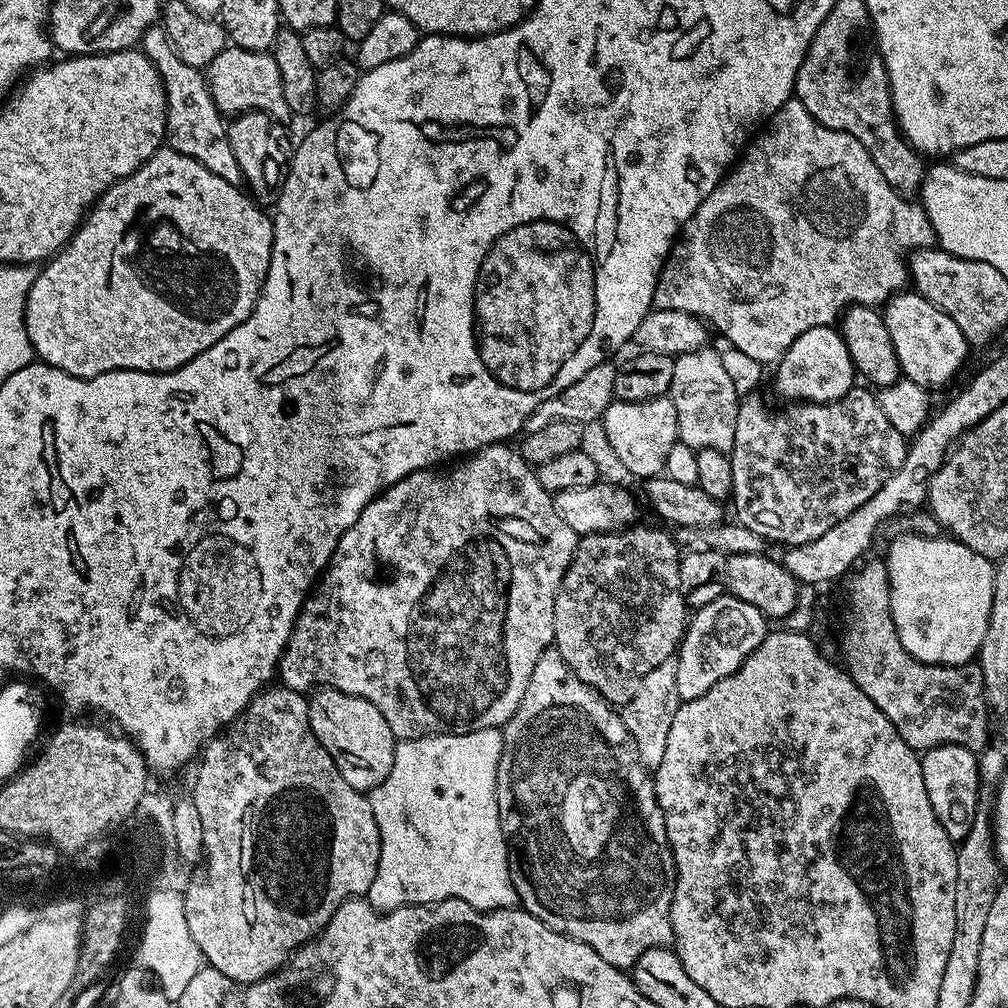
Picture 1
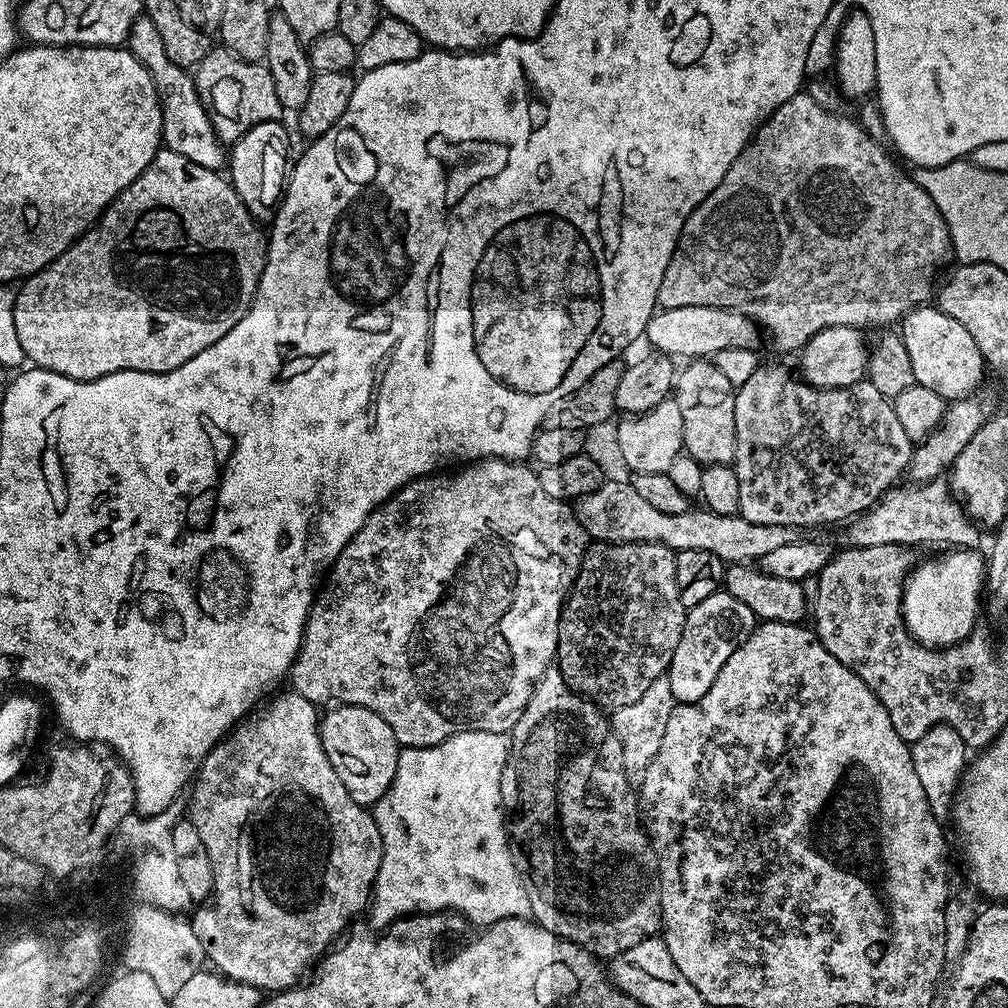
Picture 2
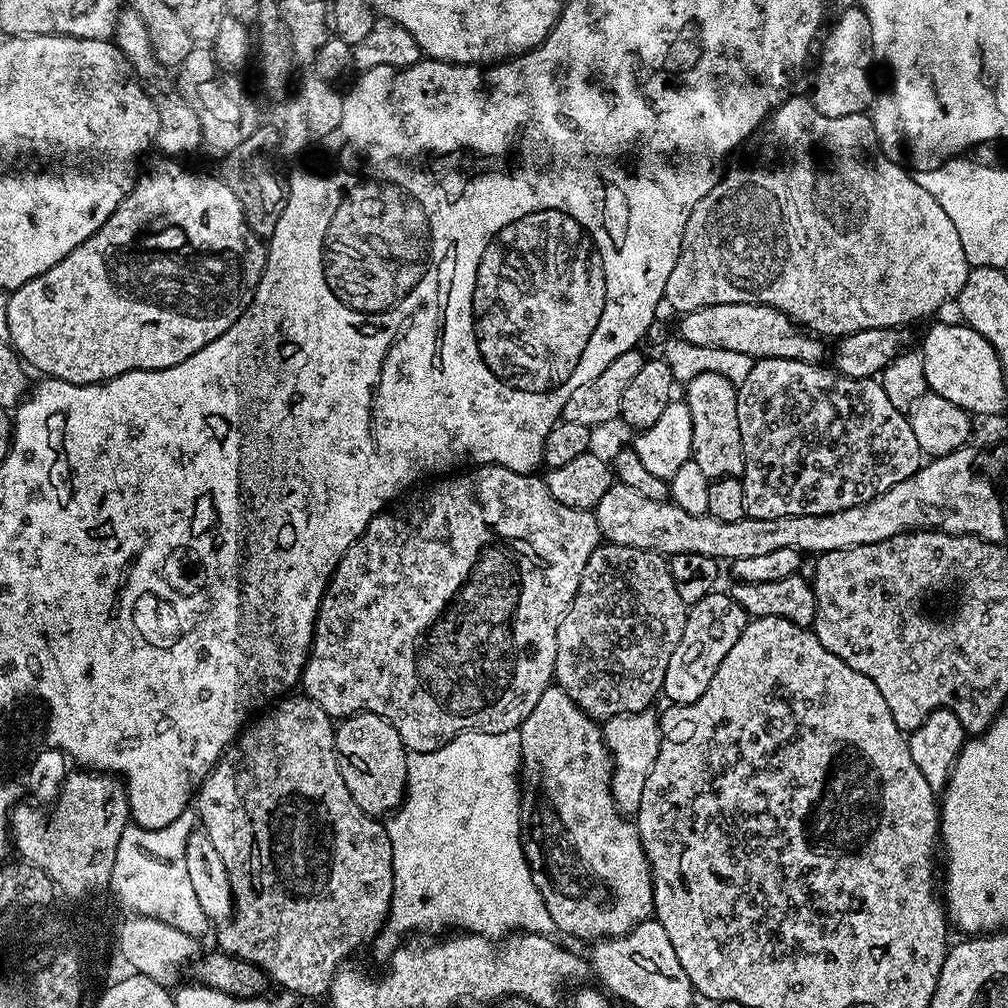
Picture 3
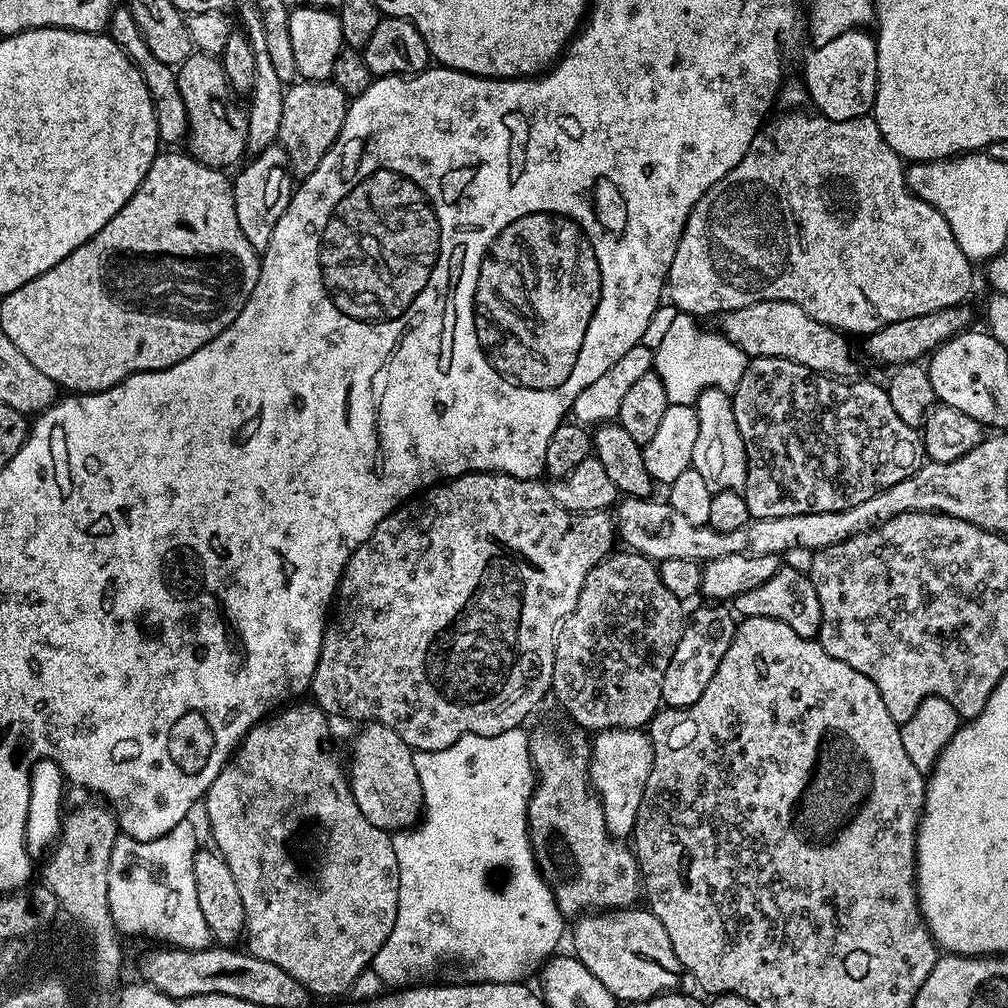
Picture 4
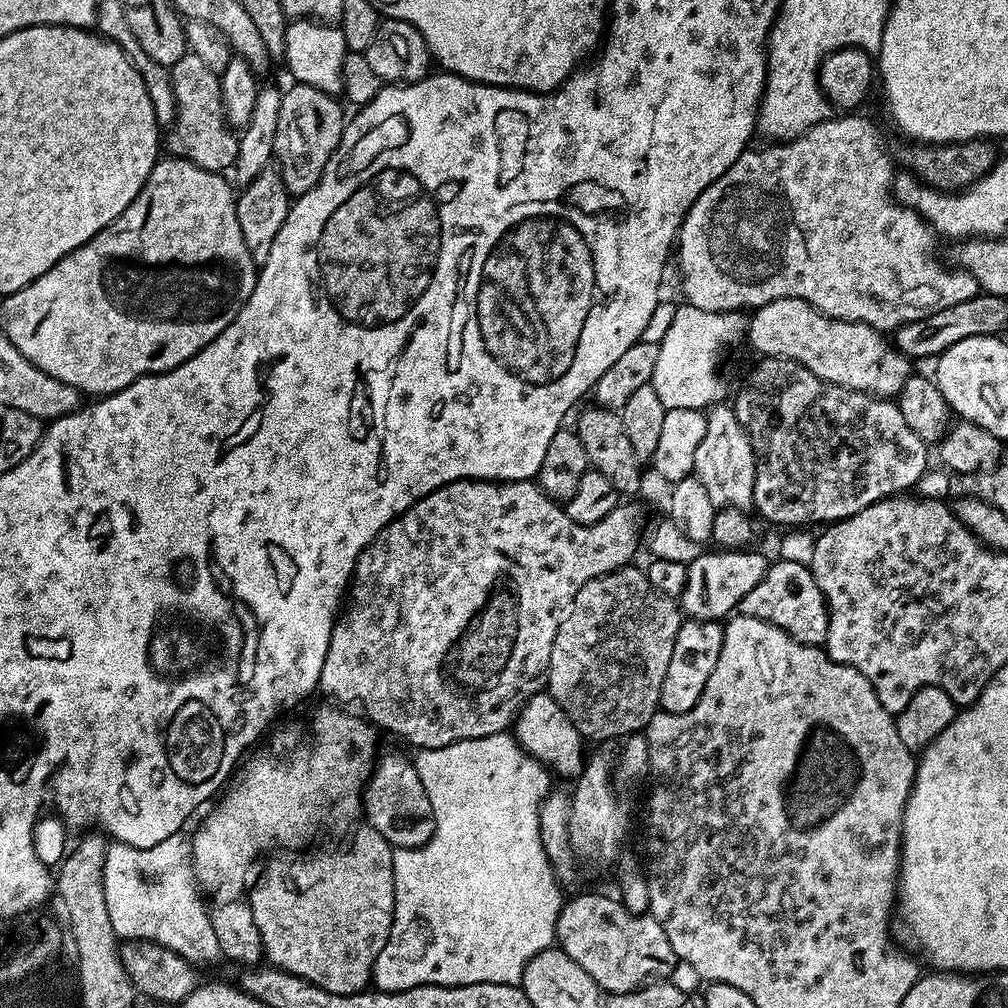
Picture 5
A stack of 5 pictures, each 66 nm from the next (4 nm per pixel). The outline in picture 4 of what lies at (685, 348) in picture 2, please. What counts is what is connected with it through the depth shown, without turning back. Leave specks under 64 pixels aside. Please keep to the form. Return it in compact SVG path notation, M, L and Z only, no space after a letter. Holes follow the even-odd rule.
M767 300L751 304L748 308L739 308L723 313L723 339L740 348L745 357L780 356L795 364L801 364L811 372L822 372L833 378L852 378L857 375L856 360L852 357L852 348L848 345L849 337L826 326L802 310L794 302Z

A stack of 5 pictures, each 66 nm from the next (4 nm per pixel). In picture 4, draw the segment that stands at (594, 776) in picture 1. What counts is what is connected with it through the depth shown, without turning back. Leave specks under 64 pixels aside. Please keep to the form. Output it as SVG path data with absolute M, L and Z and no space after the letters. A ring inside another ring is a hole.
M552 728L531 729L528 749L532 767L536 769L536 785L532 788L528 803L528 837L536 864L557 906L565 917L576 918L581 914L633 907L637 903L636 896L638 900L642 892L642 879L633 849L617 837L608 835L600 800L588 778L589 737L583 731L571 731L564 733L555 732Z

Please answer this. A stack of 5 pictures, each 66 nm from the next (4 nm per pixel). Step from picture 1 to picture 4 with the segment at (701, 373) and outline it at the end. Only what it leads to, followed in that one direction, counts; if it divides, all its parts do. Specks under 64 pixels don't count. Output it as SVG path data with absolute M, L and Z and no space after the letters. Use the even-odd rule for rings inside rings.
M705 388L694 407L698 414L698 438L694 442L692 467L698 470L698 474L702 474L706 486L712 493L722 490L741 491L746 482L748 459L742 434L738 430L738 422L734 422L731 395L717 388Z

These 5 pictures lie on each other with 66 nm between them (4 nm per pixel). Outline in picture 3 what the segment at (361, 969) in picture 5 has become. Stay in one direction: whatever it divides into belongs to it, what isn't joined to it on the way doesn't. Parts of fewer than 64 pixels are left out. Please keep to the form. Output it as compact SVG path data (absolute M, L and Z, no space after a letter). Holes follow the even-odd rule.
M303 694L289 695L273 703L267 710L261 711L228 745L228 749L218 758L218 762L212 767L208 777L200 783L194 796L194 811L199 823L206 829L210 842L214 842L218 854L222 854L226 874L230 874L234 911L231 920L221 927L224 929L220 932L219 951L227 952L230 956L237 956L258 966L268 975L273 985L281 984L288 992L297 992L300 996L323 997L331 988L336 973L351 961L348 959L363 944L371 945L376 935L384 929L394 890L392 847L387 827L377 817L367 816L362 806L358 806L358 802L350 798L350 790L346 790L346 782L342 782L342 774L336 757L333 717L328 716L326 710L318 706L318 702L314 702L309 696Z

